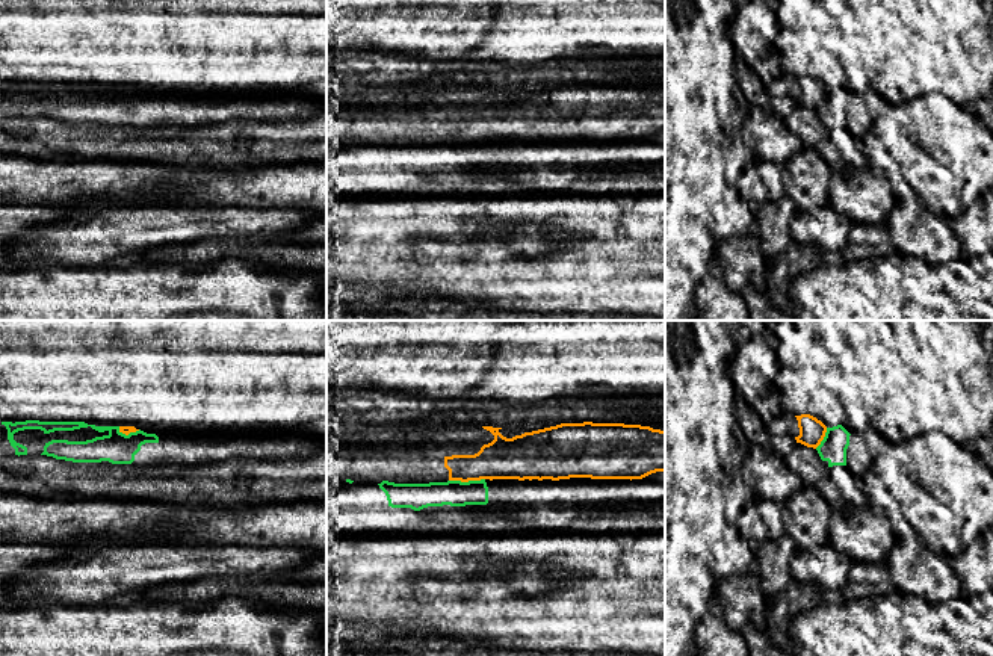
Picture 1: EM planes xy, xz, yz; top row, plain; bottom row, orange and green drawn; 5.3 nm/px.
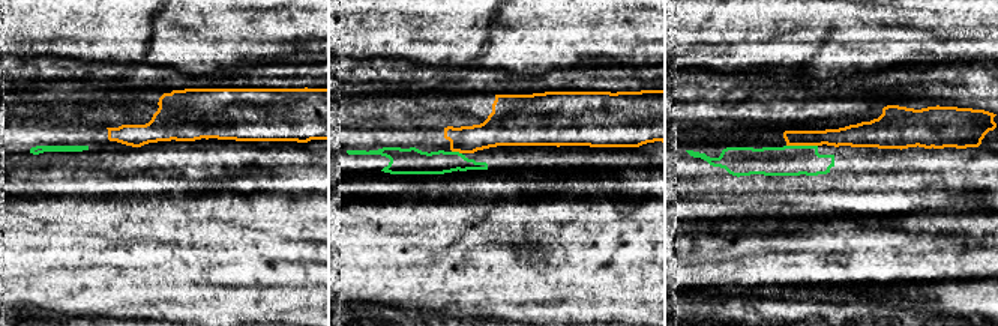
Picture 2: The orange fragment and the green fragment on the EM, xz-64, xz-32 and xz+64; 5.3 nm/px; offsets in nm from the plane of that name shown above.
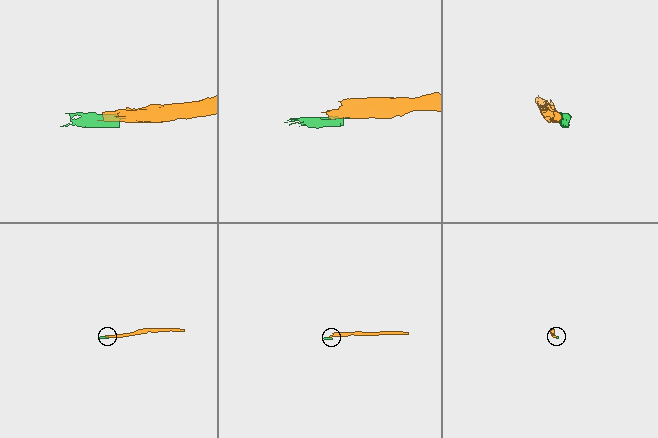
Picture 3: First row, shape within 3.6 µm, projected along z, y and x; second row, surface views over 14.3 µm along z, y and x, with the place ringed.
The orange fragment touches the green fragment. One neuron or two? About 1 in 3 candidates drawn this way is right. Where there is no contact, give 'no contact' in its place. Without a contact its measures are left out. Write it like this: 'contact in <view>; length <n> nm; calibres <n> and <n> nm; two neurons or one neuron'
contact in xz; length 190 nm; calibres 220 and 140 nm; two neurons

